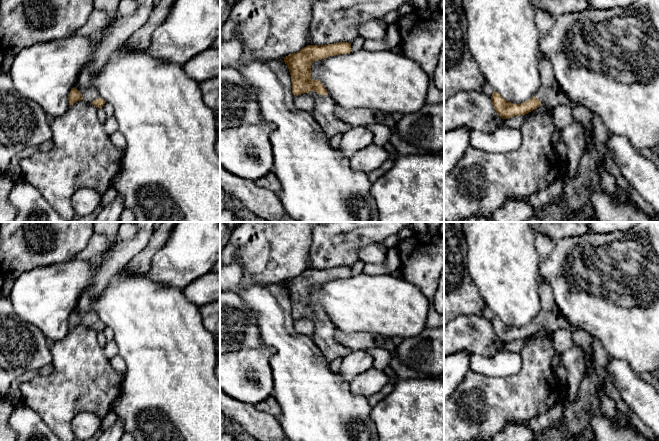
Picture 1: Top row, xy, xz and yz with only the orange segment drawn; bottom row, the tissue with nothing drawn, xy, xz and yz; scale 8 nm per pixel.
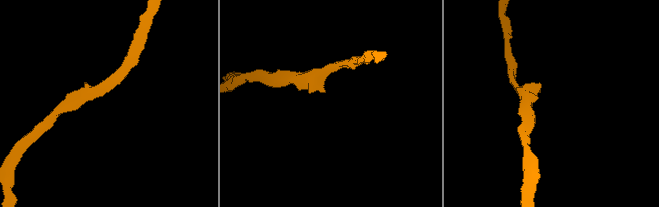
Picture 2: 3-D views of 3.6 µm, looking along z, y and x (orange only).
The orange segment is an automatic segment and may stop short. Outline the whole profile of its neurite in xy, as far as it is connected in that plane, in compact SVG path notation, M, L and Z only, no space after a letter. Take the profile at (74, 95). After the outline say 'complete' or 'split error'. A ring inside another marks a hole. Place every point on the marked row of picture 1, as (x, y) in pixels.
M75 87L71 89L68 97L70 106L83 99L91 102L97 108L102 108L105 104L105 101L99 97L99 93L95 89L86 90L82 94Z; split error

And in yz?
M556 81L549 88L541 87L533 98L521 104L507 102L496 91L491 96L491 102L502 119L528 114L542 104L550 109L553 109L559 104L567 105L571 108L574 121L580 122L583 125L586 141L590 139L593 114L587 108L574 104L560 89Z; split error

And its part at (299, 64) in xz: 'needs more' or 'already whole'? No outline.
needs more

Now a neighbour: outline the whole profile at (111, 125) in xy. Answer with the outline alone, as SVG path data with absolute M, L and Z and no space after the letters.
M107 117L106 122L104 124L104 129L106 134L110 137L113 133L118 131L118 121L117 119L112 117Z

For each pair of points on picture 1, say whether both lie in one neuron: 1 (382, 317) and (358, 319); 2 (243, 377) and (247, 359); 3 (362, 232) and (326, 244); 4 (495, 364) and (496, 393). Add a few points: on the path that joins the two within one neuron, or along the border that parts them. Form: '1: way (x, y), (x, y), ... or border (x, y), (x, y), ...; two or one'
1: way (376, 317), (364, 317); one
2: way (247, 373), (247, 363); one
3: way (353, 232), (346, 232), (335, 242); one
4: border (472, 370), (487, 375), (511, 375), (518, 372); two

